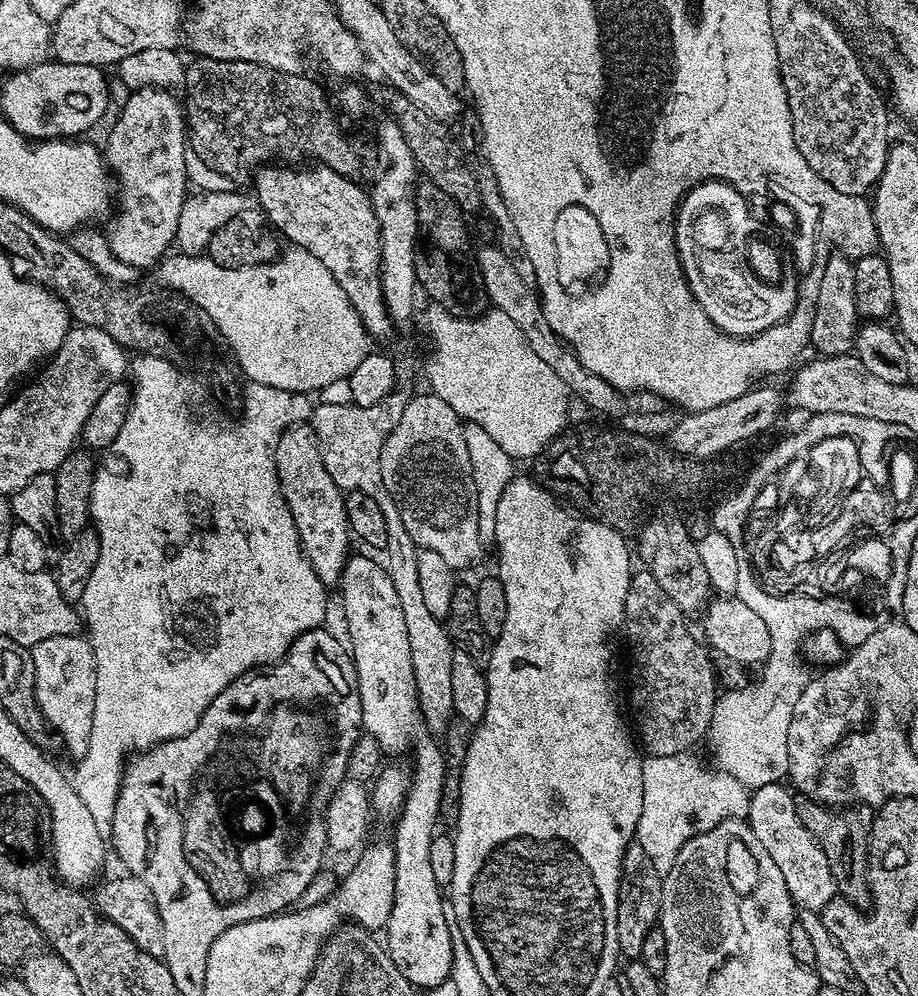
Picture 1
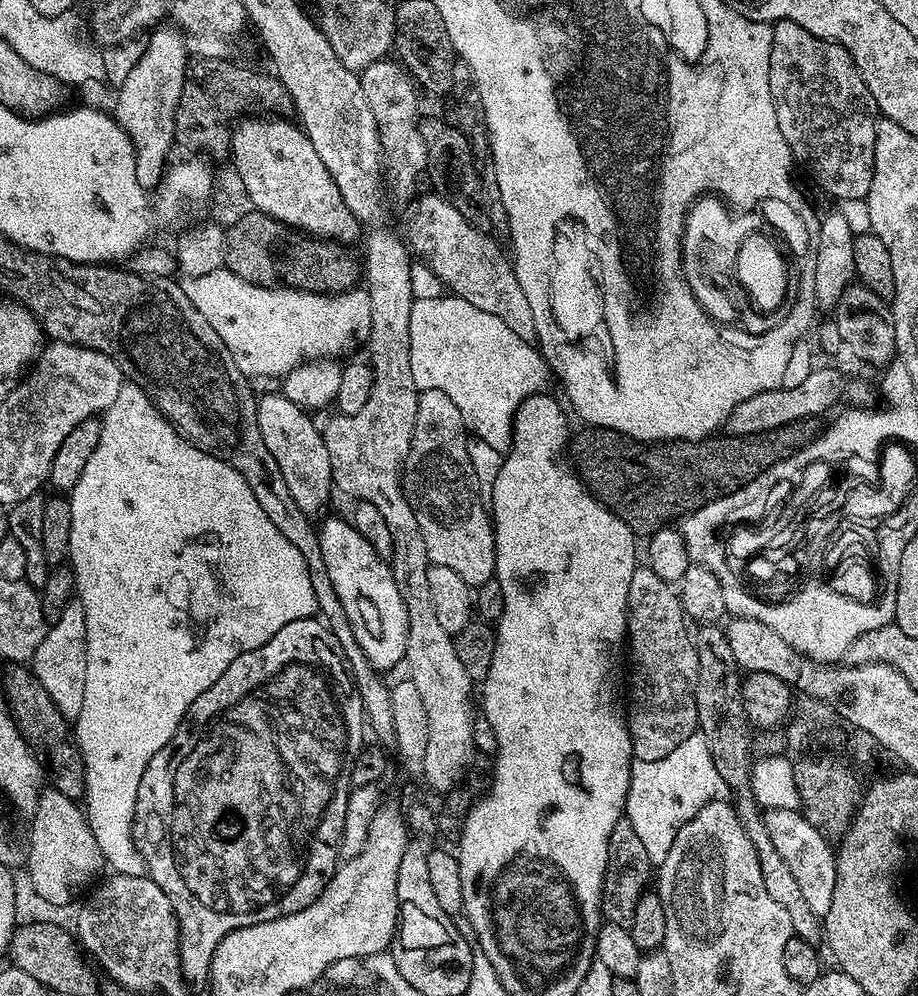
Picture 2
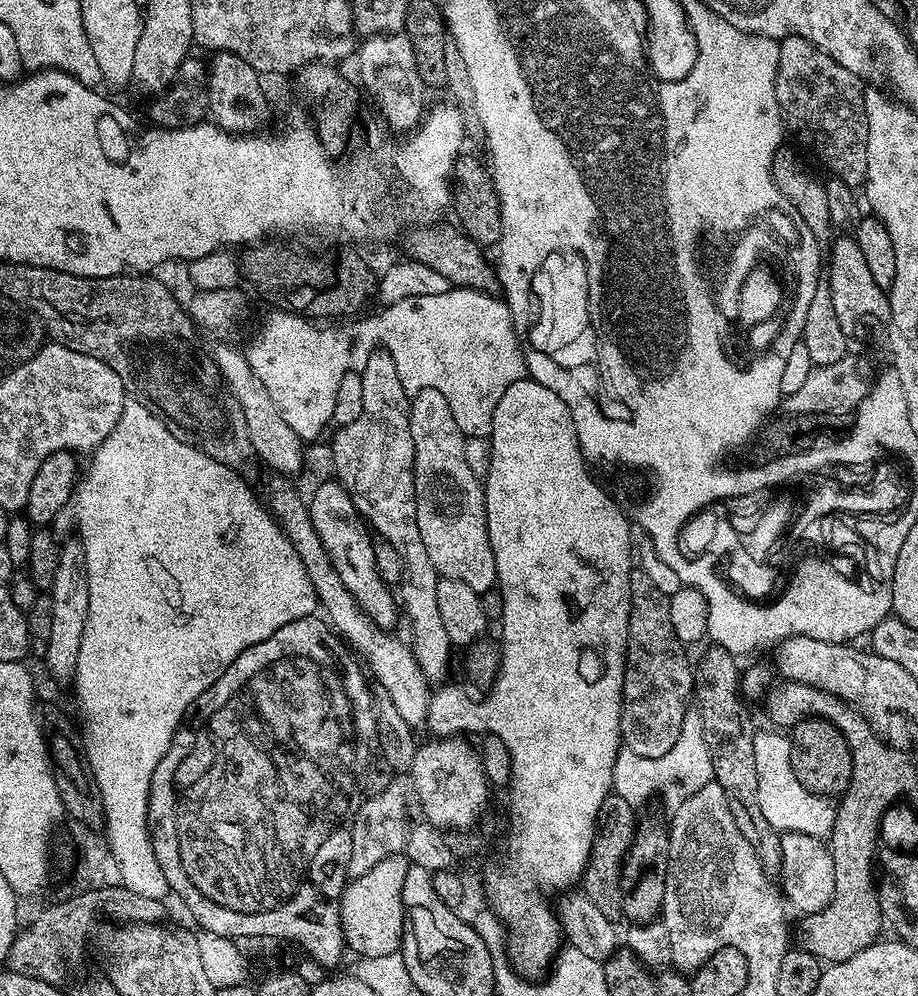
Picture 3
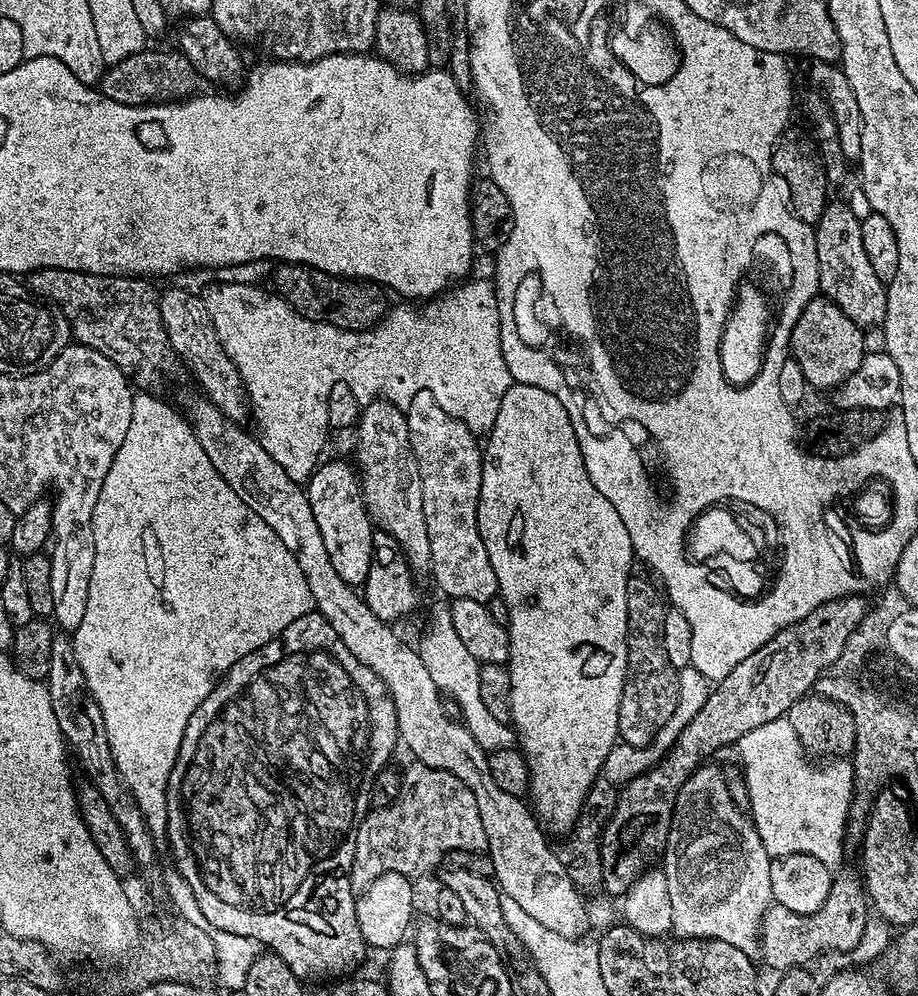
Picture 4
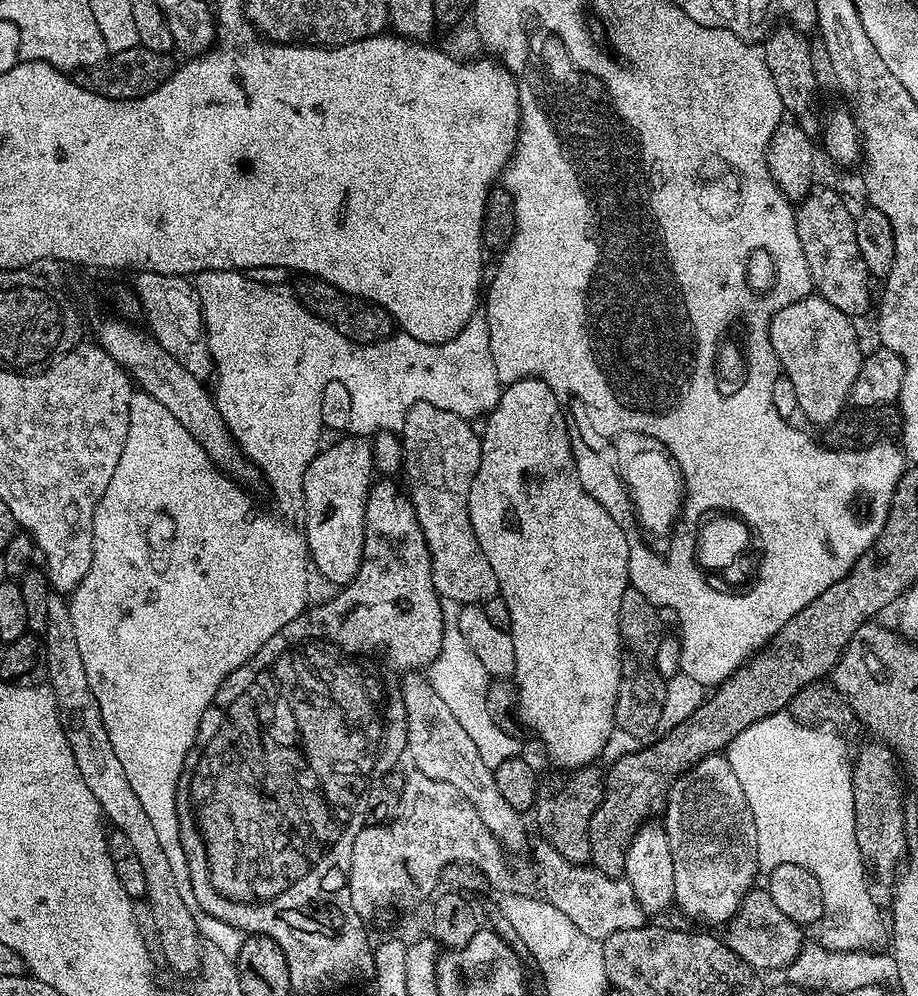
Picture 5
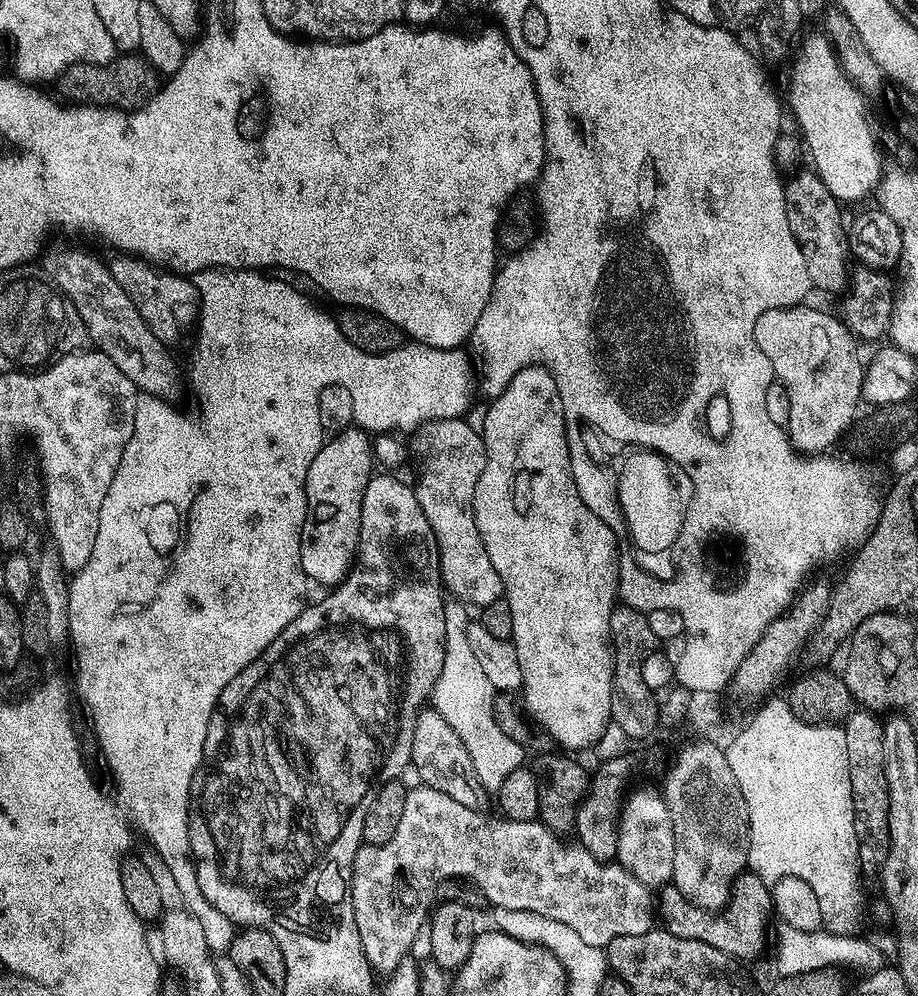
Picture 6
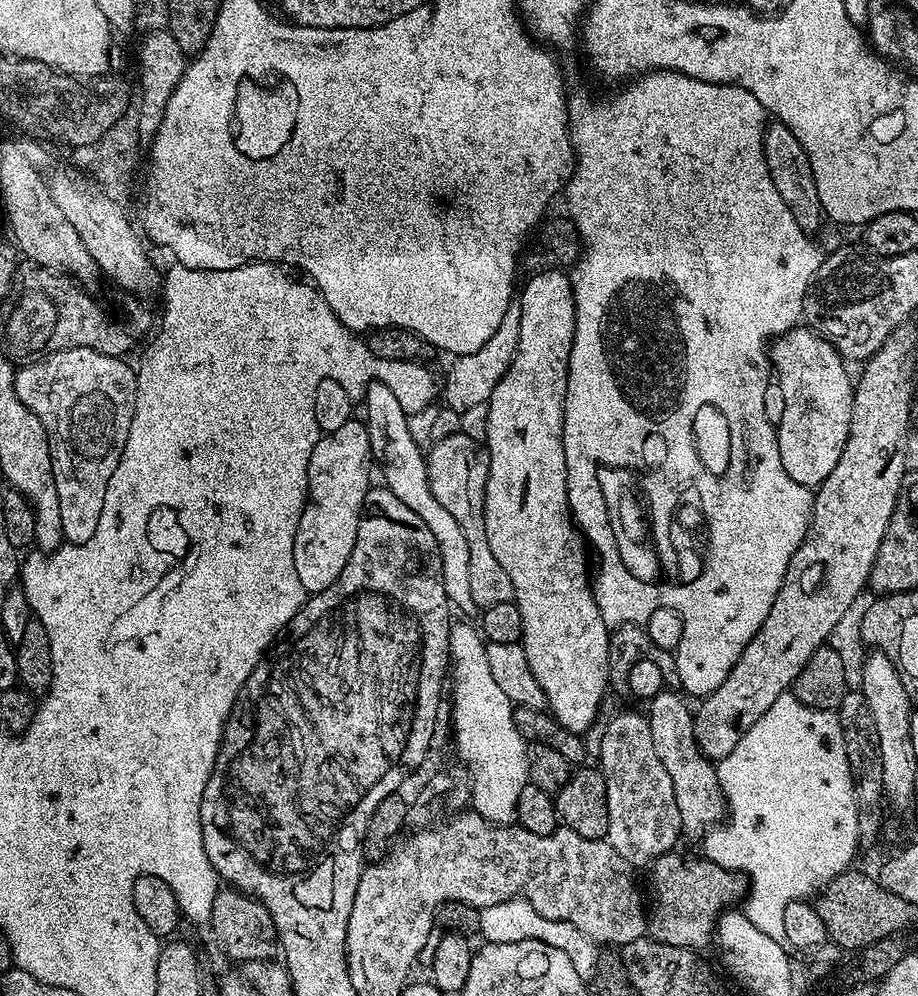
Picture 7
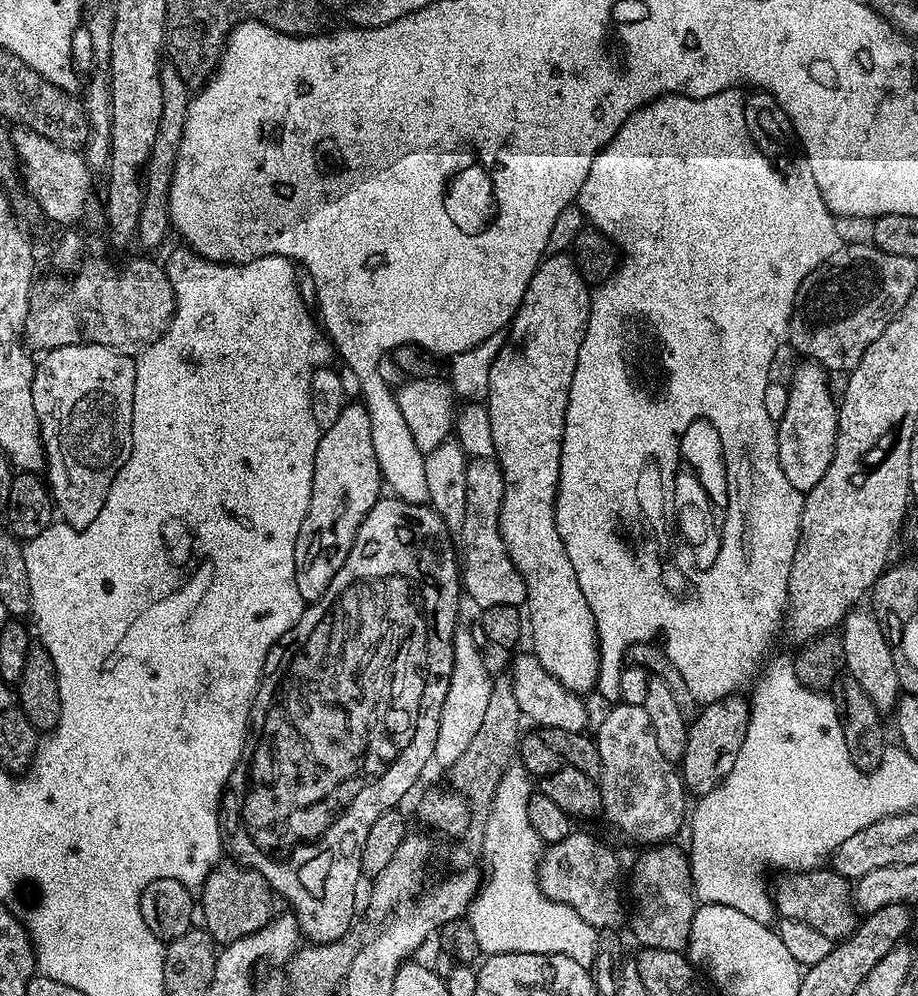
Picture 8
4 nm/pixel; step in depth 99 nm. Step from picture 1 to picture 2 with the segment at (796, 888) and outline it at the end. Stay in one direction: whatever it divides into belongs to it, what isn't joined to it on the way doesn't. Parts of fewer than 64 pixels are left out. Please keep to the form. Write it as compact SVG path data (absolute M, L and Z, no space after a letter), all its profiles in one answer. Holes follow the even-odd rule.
M767 809L764 812L764 821L778 854L782 854L782 859L790 866L790 871L798 882L798 890L802 890L810 910L814 910L816 916L823 918L830 910L830 902L834 902L836 854L833 845L828 845L831 843L824 833L810 826L804 813L797 809Z

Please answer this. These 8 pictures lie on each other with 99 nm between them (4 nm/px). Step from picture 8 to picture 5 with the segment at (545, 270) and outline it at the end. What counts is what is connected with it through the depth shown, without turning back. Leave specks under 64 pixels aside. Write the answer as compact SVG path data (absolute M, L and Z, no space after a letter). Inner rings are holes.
M520 380L507 385L500 393L500 401L486 417L484 432L480 436L480 465L478 474L470 486L470 526L474 526L474 538L478 538L478 546L482 546L482 554L486 554L486 562L490 562L490 570L494 570L494 578L498 578L499 595L510 610L510 631L514 642L514 658L516 659L516 698L518 716L523 727L536 732L538 739L544 743L548 756L560 768L575 770L587 768L600 760L600 751L606 746L606 738L610 738L612 729L616 727L616 699L620 685L620 603L622 594L630 587L628 583L628 547L626 534L622 534L622 526L610 518L610 514L589 492L584 489L578 478L576 459L572 453L572 439L568 433L568 420L564 417L564 407L558 402L554 390L541 380Z

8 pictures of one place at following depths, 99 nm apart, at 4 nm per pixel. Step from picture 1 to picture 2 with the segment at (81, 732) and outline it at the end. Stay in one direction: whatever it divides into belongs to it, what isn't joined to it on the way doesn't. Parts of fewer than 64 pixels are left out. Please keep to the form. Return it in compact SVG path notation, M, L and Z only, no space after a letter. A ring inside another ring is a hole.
M72 598L62 610L61 618L50 624L48 633L42 638L42 642L36 647L36 653L30 661L32 673L42 682L46 694L62 710L62 714L69 722L75 722L82 710L82 694L86 694L86 618L79 599Z

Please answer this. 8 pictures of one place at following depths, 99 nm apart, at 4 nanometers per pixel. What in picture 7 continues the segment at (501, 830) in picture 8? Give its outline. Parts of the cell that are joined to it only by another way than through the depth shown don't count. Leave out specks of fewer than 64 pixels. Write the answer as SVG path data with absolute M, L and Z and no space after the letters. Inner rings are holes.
M453 623L450 630L452 728L456 731L456 752L465 760L460 759L470 777L471 811L492 824L508 826L515 821L522 786L530 783L526 762L528 744L512 717L514 705L490 674L487 649L488 644L475 623ZM523 898L498 902L489 908L481 908L478 916L480 916L480 932L489 944L541 940L546 942L546 946L554 946L562 950L562 954L566 954L566 958L574 962L574 970L578 970L580 976L591 977L592 971L596 968L598 945L595 940L582 934L578 926L570 926L570 922L542 918L542 914L538 914L538 910L534 910L534 906L530 906L530 902L526 902Z

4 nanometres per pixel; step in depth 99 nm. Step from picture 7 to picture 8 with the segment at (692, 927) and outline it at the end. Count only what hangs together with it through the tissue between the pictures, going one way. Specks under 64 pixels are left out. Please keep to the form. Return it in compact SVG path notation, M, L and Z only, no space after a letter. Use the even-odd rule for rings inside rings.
M661 842L645 847L630 876L634 912L631 911L628 924L631 924L632 934L640 948L684 952L688 944L694 911L689 853L674 845Z

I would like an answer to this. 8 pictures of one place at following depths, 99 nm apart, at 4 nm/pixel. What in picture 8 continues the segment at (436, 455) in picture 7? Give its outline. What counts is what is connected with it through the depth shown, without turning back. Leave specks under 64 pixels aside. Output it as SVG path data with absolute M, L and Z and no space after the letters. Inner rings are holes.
M495 459L467 461L465 525L458 537L462 545L462 588L467 599L469 596L480 610L490 606L520 606L528 599L524 580L502 542L500 507L503 493L504 475Z

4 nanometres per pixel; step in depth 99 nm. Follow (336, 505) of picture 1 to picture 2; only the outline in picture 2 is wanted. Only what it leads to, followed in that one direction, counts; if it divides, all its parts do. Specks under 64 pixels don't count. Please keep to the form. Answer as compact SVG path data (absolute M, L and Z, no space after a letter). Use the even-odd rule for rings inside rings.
M279 391L261 395L256 402L258 414L258 430L262 434L262 442L266 442L266 450L270 450L274 462L278 462L278 470L282 470L282 478L290 489L290 498L298 502L298 506L309 518L315 517L319 508L328 504L334 493L332 483L332 467L330 454L326 450L324 433L311 420L309 413L300 408L290 398Z

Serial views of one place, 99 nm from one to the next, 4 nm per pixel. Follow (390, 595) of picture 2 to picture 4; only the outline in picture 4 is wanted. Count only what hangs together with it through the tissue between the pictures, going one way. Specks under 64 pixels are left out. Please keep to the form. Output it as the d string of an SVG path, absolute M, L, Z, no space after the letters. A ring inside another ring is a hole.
M325 459L316 471L307 477L306 491L310 510L314 510L314 522L318 522L318 531L322 534L322 542L326 542L326 554L330 554L330 563L334 566L334 570L338 570L338 578L342 578L347 584L360 586L363 585L370 570L374 525L364 505L364 491L360 488L357 469L349 461L348 465L344 460L327 460Z

